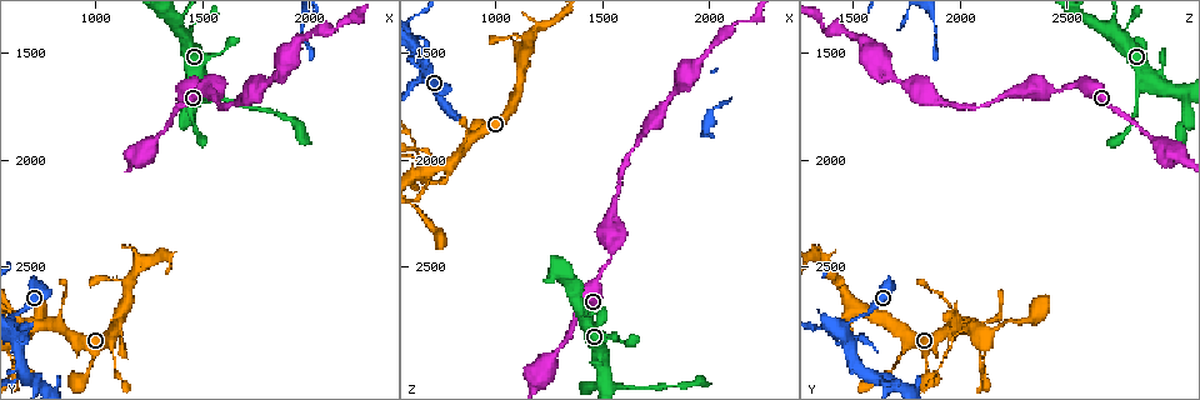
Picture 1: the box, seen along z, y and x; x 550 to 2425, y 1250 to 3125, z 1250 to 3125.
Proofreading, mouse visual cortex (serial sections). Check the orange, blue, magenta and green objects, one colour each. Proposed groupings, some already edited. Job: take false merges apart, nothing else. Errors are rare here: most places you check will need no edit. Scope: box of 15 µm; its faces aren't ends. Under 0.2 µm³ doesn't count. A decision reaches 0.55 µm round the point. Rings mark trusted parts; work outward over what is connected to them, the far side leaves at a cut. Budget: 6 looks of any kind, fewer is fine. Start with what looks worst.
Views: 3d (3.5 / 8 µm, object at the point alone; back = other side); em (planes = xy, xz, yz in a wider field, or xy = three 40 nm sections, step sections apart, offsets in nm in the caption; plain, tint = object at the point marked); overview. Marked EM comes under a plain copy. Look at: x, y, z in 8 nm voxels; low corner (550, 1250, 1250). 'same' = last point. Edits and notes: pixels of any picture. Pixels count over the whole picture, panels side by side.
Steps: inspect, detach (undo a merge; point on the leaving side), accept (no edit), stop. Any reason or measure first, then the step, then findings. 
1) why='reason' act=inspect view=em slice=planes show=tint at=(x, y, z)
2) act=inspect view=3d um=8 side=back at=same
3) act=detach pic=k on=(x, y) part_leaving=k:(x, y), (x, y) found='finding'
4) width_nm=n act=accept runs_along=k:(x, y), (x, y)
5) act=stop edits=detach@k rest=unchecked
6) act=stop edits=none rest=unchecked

why='thin neck' act=inspect view=3d um=8 at=(970, 2990, 1860)

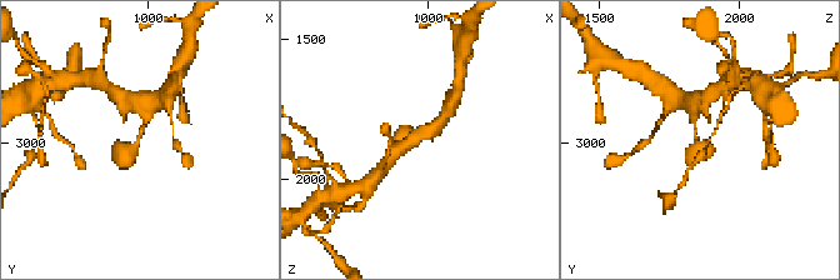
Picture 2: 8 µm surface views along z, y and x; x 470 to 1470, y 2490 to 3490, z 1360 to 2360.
act=inspect view=3d um=3.5 at=(980, 2990, 1850)

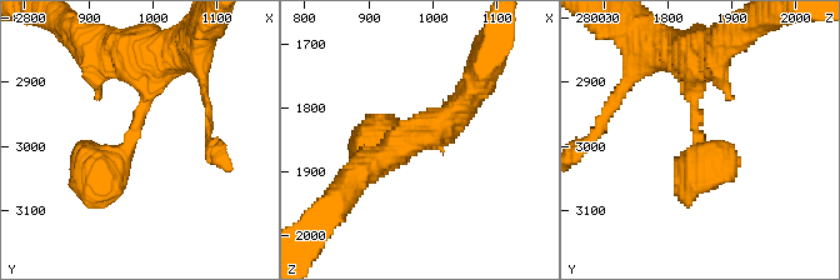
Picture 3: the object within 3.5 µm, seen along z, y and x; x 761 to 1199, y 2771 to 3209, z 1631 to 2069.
why='need the tissue' act=inspect view=em slice=xy step=1 show=tint at=(970, 2975, 1845)

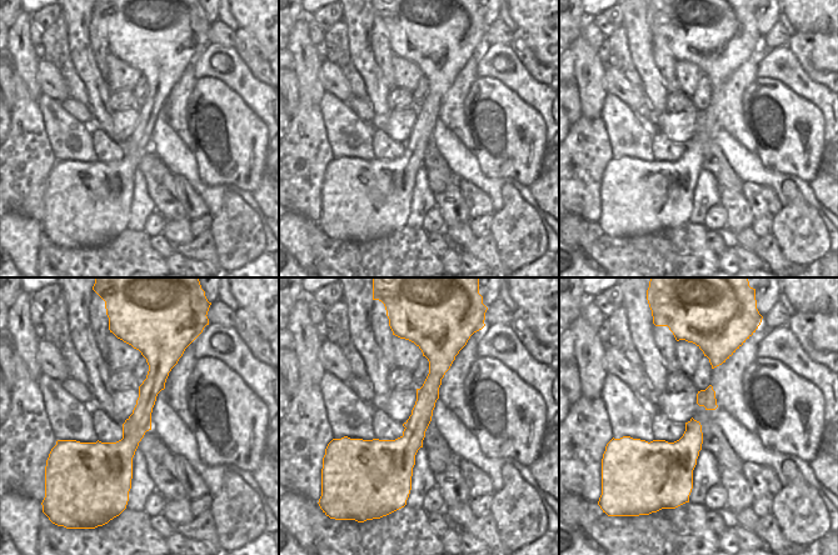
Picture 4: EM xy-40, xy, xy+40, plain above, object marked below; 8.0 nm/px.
width_nm=200 act=accept runs_along=4:(429, 353), (434, 379), (404, 449), (404, 481) found='all the same cell'

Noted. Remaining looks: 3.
why='four-way junction' act=inspect view=3d um=3.5 at=(680, 3010, 1600)

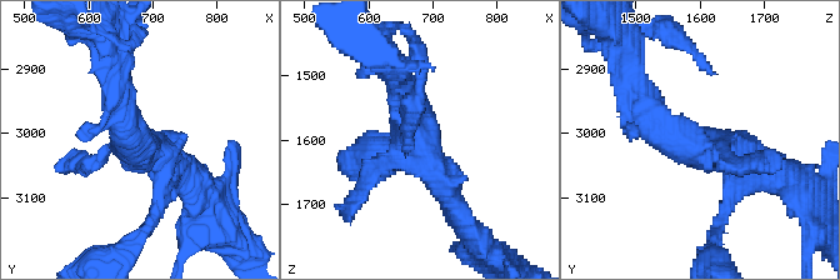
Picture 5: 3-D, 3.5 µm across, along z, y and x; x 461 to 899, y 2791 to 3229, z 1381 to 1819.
arms=4 arm_widths_nm=150,250,350,350 act=inspect view=em slice=xy step=5 show=tint at=(675, 3025, 1600)

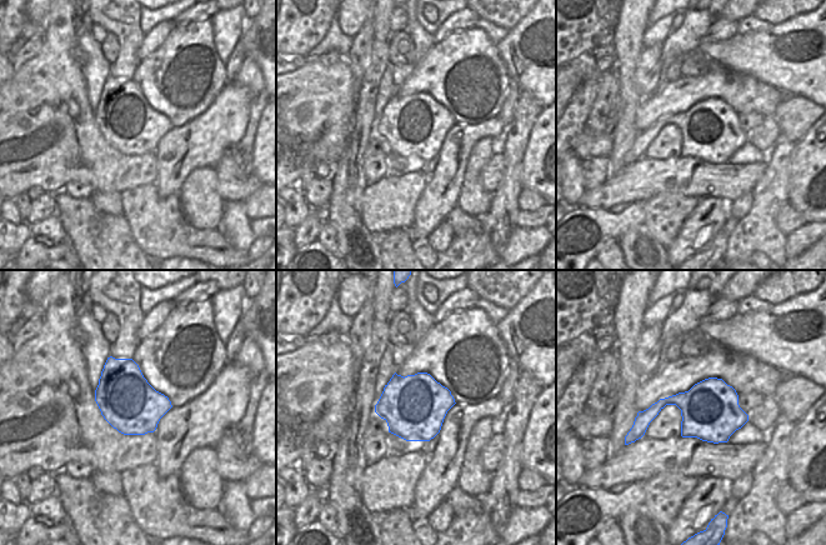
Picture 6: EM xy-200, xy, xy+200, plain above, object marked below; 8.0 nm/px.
act=accept runs_along=5:(638, 98), (681, 144), (765, 163) found='one cell here'

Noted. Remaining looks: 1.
act=stop edits=none rest=unchecked

